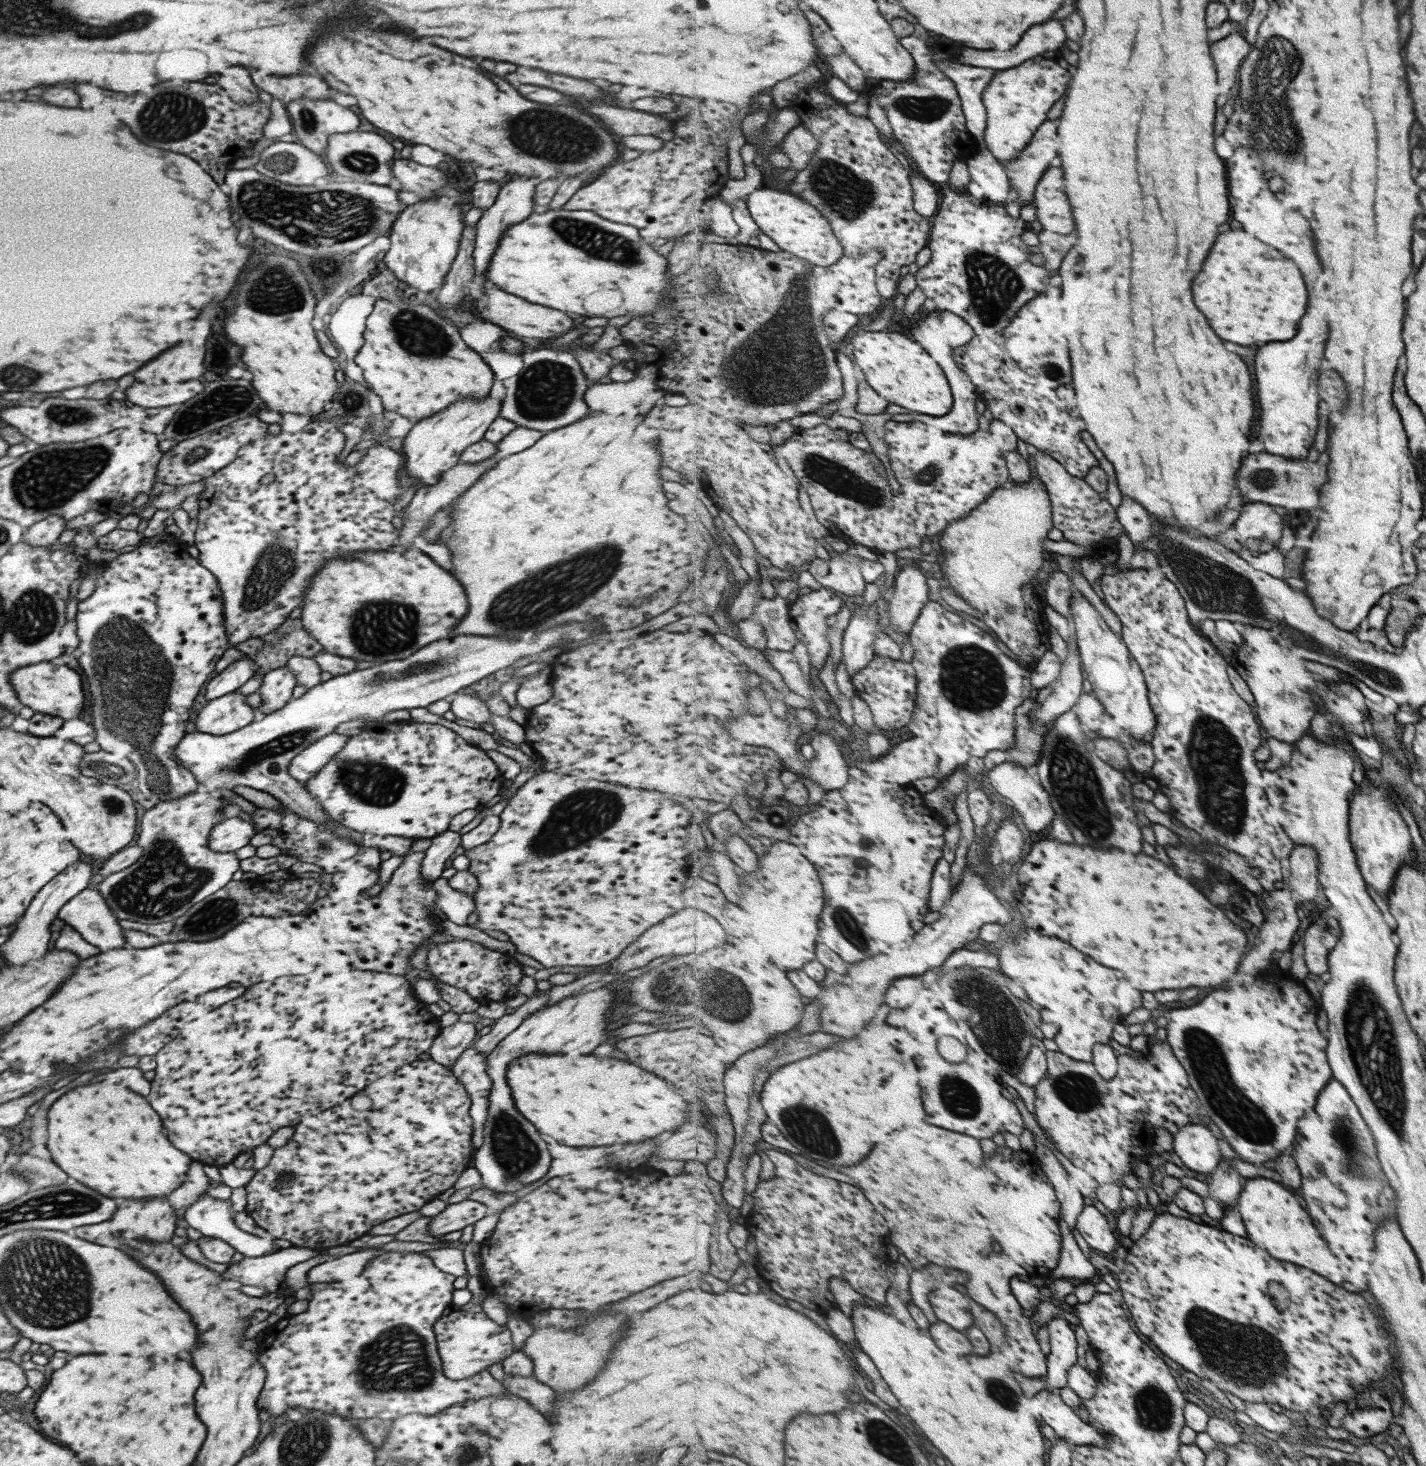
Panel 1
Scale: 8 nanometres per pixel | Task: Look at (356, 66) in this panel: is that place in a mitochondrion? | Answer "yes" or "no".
no

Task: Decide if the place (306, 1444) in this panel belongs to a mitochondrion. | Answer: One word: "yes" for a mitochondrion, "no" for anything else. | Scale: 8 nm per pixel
yes

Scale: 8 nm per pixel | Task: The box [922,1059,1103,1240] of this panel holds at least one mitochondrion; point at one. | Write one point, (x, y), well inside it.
(963, 1104)

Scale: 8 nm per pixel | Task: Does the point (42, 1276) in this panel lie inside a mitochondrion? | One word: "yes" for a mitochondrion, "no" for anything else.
yes

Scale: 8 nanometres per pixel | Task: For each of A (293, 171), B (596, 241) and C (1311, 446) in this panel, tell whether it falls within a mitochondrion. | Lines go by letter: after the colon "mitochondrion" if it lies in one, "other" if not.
A: mitochondrion
B: mitochondrion
C: other

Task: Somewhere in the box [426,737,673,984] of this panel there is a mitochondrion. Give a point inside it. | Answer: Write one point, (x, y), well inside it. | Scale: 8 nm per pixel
(583, 814)

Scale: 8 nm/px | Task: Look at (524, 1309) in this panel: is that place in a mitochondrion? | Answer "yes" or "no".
no

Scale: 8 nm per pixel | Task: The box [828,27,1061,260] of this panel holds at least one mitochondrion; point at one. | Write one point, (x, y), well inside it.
(937, 107)

